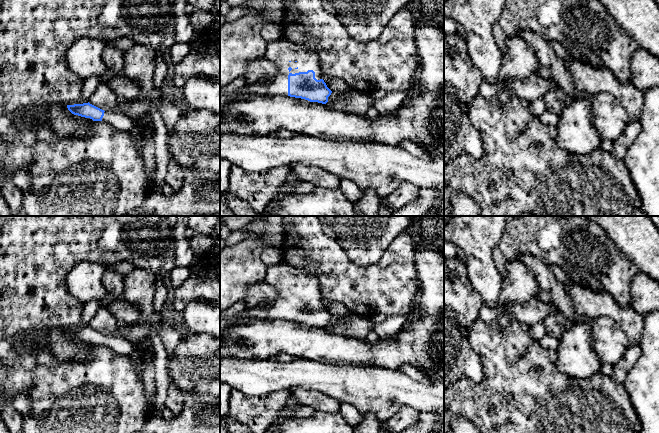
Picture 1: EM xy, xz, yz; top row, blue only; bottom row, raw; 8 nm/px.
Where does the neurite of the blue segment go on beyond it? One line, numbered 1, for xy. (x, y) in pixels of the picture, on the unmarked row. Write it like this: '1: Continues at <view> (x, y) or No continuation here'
1: Continues at xy (119, 344)

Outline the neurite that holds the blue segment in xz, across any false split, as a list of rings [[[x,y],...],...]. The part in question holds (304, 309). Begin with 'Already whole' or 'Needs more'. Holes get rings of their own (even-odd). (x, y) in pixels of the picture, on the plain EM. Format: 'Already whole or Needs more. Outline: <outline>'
Needs more. Outline: [[[283,263],[267,267],[265,283],[277,290],[277,297],[271,301],[240,314],[246,320],[290,320],[310,326],[326,328],[328,325],[345,324],[347,317],[331,315],[321,301],[321,290],[316,275],[309,275],[302,269]]]

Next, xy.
Needs more. Outline: [[[89,326],[67,329],[67,332],[74,339],[90,342],[93,345],[102,345],[118,354],[127,355],[141,368],[142,359],[137,346],[122,336],[104,335]]]

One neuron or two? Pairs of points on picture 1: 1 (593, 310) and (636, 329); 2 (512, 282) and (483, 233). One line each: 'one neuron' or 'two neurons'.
1: one neuron
2: two neurons

